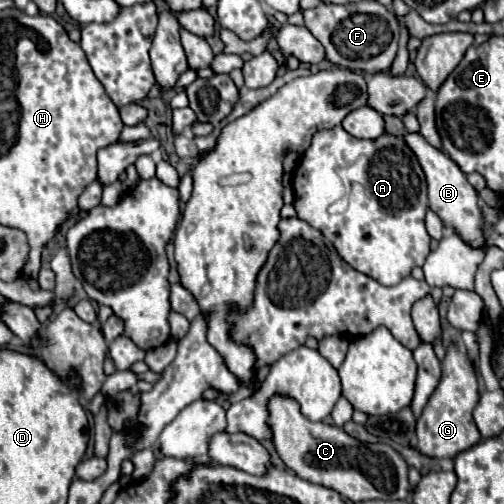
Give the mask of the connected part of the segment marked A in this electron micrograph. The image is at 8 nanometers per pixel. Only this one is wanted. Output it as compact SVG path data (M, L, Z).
M340 125L320 131L314 135L310 149L302 155L296 171L292 173L292 185L298 217L322 231L346 263L382 285L396 285L400 279L410 275L412 267L422 267L426 255L430 253L430 235L424 227L424 215L428 209L426 179L414 153L406 147L402 137L382 135L372 141L362 141L346 133Z

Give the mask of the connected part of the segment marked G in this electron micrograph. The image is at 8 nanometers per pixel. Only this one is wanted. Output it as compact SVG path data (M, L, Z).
M458 345L446 347L446 357L442 359L442 379L434 389L428 405L422 411L422 417L416 423L418 451L428 457L456 457L458 453L476 445L482 437L478 427L474 425L472 411L480 399L478 391L478 373L468 357L468 353L460 351Z

